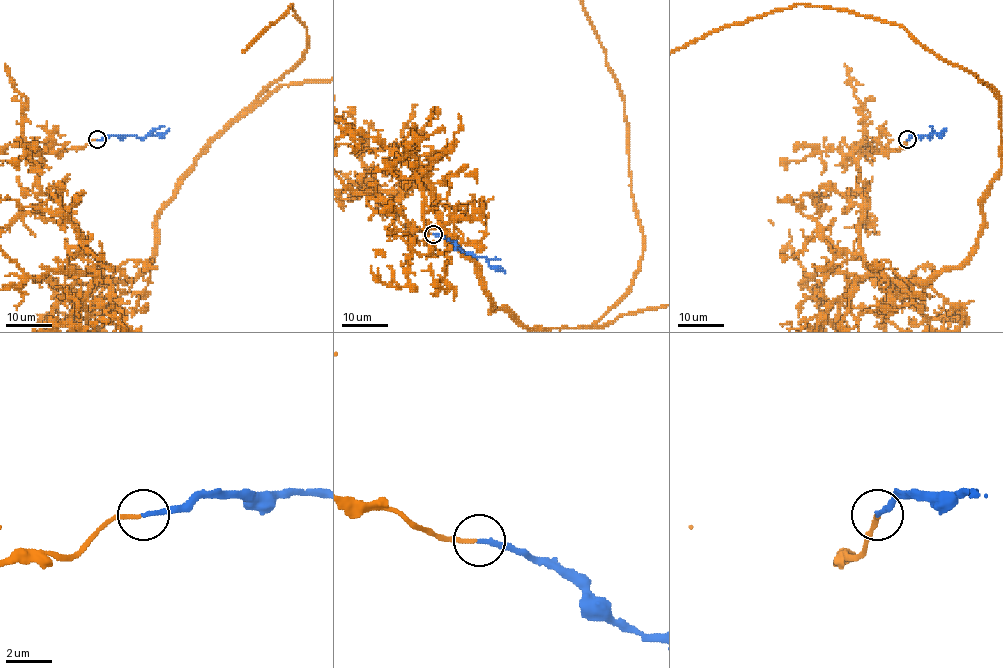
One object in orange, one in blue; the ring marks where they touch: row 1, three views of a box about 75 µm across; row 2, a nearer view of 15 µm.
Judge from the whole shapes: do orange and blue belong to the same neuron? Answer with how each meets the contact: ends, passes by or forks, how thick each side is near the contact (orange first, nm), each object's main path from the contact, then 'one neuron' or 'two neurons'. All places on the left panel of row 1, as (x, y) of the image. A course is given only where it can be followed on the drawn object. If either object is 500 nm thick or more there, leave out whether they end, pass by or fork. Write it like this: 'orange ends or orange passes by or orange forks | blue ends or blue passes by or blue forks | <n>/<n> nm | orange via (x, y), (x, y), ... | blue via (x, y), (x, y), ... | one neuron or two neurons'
orange ends | blue ends | 170/200 nm | blue via (98, 139), (111, 136), (145, 138), (149, 133), (163, 135), (169, 129) | one neuron

